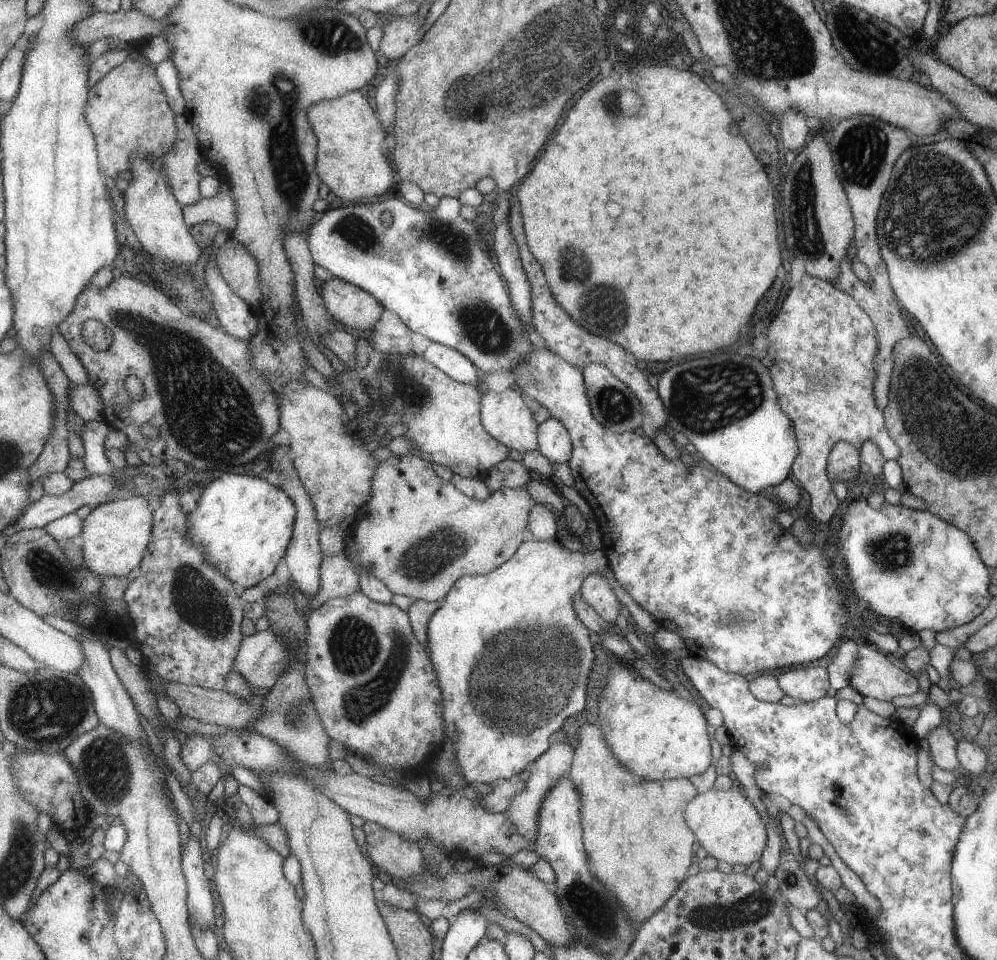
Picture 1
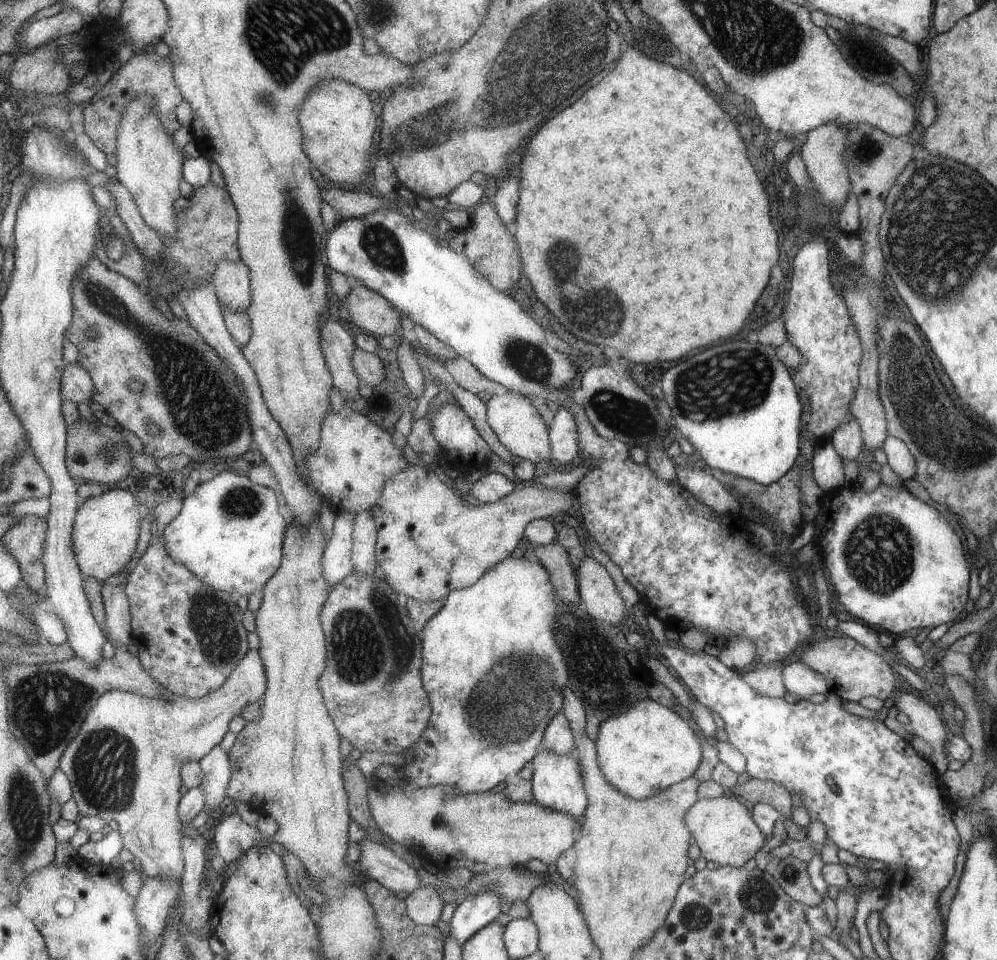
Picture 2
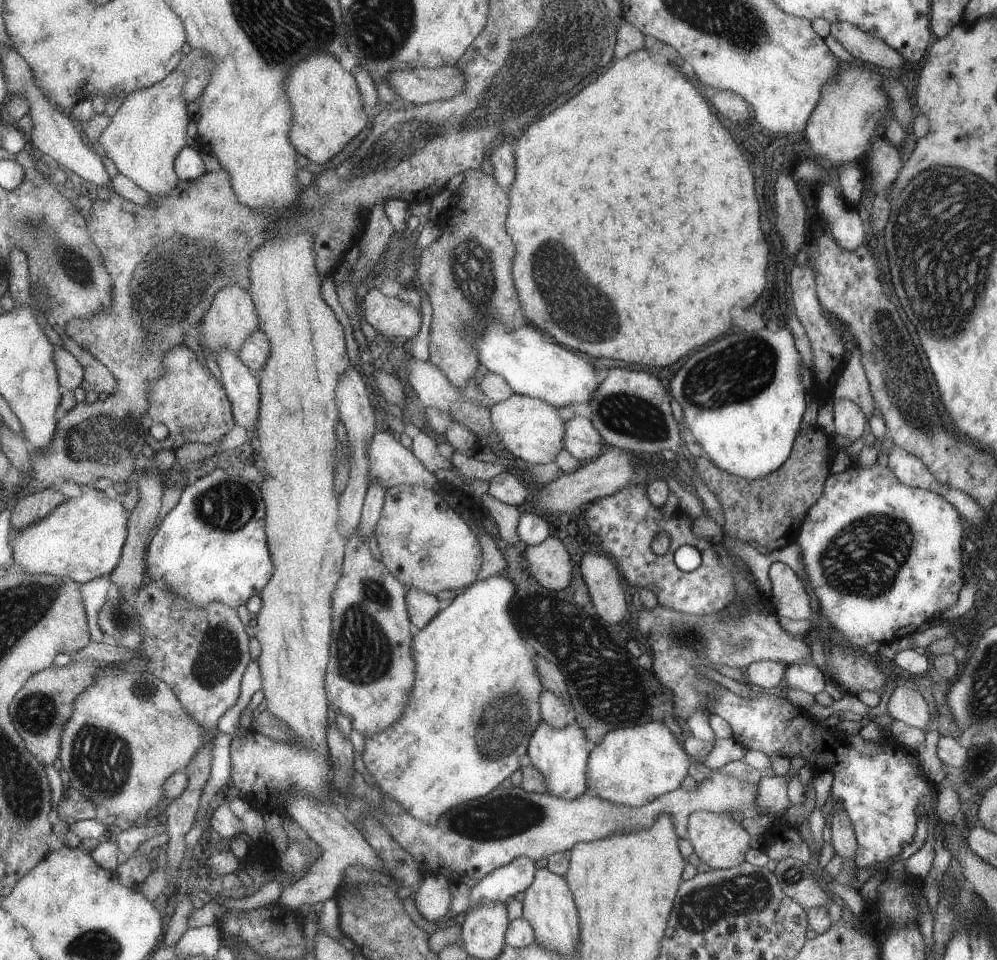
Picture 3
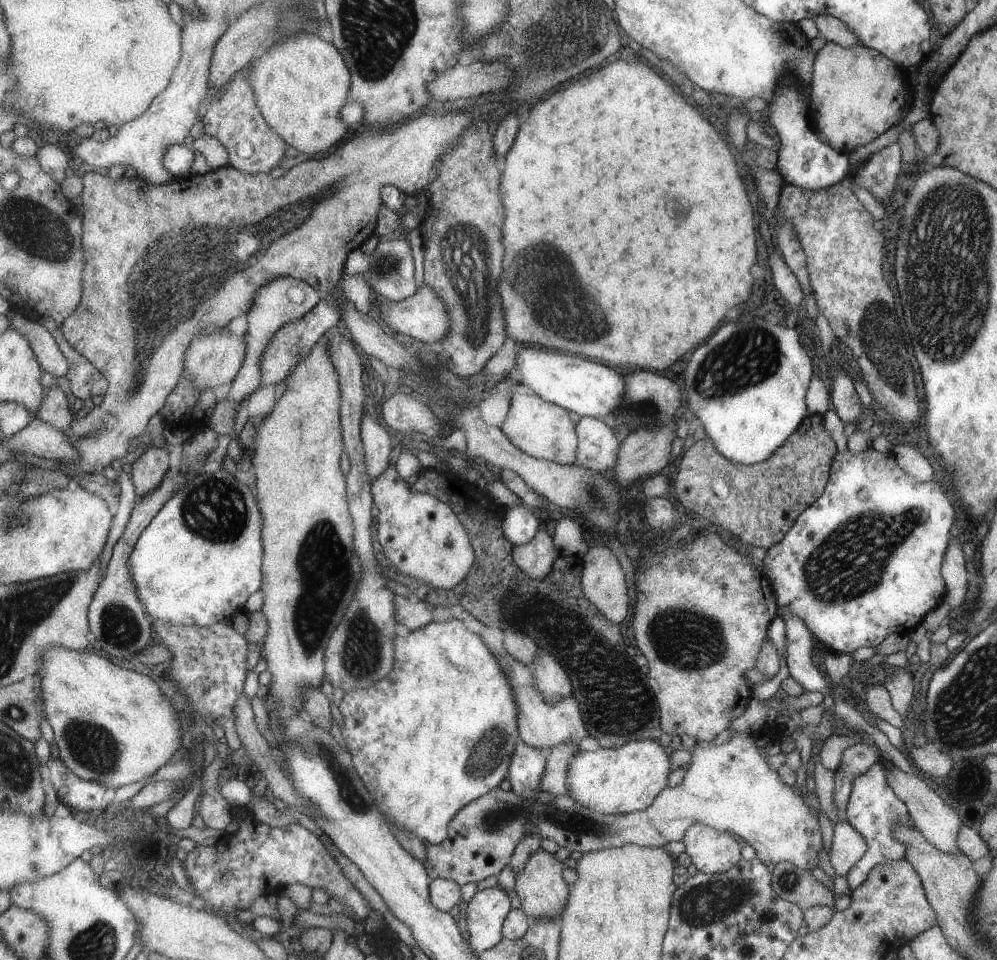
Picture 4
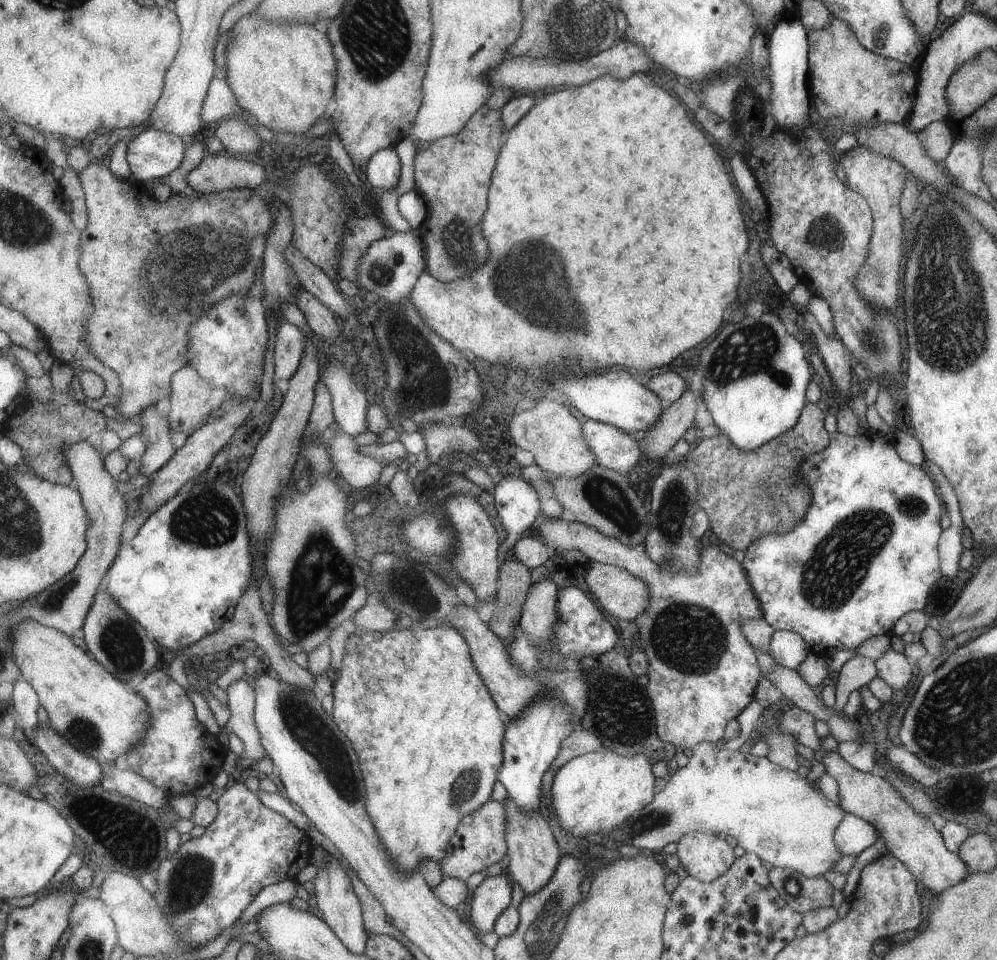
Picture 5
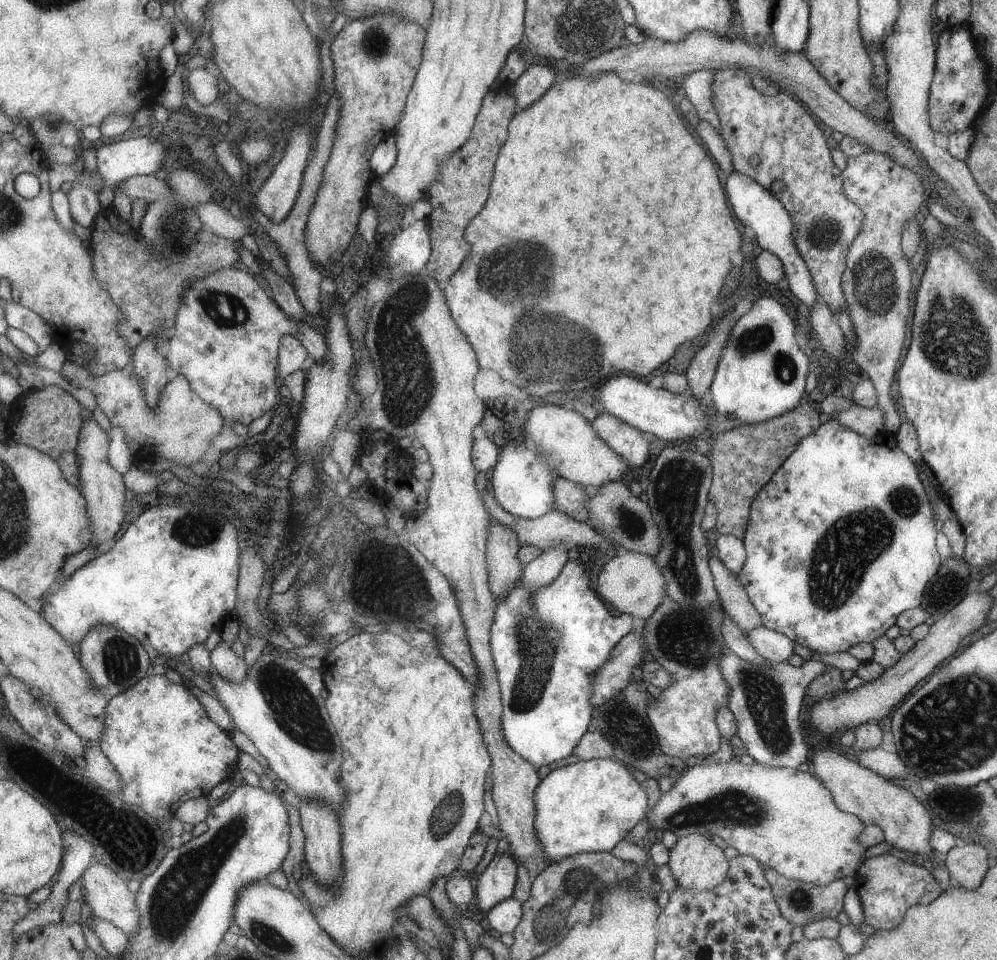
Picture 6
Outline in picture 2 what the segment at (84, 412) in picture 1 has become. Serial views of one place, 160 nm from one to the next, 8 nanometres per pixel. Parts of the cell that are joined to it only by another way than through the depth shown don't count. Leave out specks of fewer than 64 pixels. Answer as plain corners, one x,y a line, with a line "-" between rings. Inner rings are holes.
69,364
63,372
62,397
73,404
93,401
95,384
91,374
81,364

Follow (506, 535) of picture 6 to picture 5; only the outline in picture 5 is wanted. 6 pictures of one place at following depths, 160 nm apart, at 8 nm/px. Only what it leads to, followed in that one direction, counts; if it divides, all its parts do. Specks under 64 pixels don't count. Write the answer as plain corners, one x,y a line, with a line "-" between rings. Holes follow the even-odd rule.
514,556
498,567
499,588
493,602
488,628
505,643
510,641
510,628
518,624
525,593
532,583
529,569

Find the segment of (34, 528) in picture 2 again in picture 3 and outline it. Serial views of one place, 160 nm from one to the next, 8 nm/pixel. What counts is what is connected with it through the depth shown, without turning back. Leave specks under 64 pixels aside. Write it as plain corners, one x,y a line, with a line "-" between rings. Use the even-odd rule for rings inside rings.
43,487
35,493
19,498
12,512
12,528
19,530
31,526
51,514
54,508
66,500
63,492
51,487

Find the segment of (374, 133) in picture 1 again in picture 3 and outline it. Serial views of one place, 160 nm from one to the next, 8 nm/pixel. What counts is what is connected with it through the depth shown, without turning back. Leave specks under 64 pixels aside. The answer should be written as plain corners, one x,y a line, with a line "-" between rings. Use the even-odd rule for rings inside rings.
317,51
294,66
284,78
284,91
292,113
290,143
301,156
315,164
323,164
334,157
338,153
337,148
343,148
365,124
359,92
353,76
341,68
331,53

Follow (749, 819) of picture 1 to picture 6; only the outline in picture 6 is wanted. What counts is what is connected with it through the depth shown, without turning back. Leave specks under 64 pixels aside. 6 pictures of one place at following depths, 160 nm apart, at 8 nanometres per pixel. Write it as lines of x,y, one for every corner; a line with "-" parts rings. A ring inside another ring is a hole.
689,833
679,837
676,843
668,850
667,866
675,879
676,886
688,891
711,890
721,884
729,870
729,862
723,852
709,842
703,835

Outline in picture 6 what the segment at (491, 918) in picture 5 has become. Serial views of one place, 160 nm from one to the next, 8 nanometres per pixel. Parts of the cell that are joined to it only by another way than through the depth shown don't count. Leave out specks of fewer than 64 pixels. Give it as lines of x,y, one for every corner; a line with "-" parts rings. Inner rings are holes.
495,853
478,874
475,884
477,906
484,914
501,899
511,897
515,884
515,860
507,854

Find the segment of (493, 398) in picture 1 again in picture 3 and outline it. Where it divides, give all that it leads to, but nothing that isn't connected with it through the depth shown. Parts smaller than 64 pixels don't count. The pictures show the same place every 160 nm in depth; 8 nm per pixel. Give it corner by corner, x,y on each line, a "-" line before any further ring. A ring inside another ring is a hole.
513,393
504,401
494,403
490,410
490,421
492,422
492,431
496,432
505,451
509,451
513,458
521,458
530,465
540,465
553,461
555,454
561,450
561,436
564,436
563,424
559,422
559,414
554,406
549,406
547,401
539,397
530,397
527,395
518,395

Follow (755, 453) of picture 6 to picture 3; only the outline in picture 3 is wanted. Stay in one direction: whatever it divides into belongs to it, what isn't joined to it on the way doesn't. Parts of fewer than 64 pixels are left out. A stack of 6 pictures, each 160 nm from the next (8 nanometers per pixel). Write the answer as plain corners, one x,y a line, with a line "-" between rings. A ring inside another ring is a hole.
812,426
795,435
786,462
761,478
749,480
732,475
704,456
695,457
695,467
692,469
718,499
726,524
737,526
737,532
733,530
725,536
774,551
794,542
806,512
823,496
830,474
829,456
827,435
-
743,528
747,528
747,532

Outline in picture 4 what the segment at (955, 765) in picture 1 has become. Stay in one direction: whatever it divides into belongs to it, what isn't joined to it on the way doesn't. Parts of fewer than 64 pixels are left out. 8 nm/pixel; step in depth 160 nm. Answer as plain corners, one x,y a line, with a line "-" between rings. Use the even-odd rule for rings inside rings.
893,667
886,672
883,686
889,693
892,707
901,718
905,715
911,696
913,696
912,669

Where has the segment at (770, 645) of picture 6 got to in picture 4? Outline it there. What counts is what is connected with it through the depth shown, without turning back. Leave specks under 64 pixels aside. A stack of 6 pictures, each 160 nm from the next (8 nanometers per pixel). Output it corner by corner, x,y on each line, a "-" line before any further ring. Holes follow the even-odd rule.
784,613
779,617
782,618
785,626
783,656
789,677
798,682
805,691
830,694
833,698
833,689
829,685
829,680
822,668
815,666
812,661
812,634
794,615

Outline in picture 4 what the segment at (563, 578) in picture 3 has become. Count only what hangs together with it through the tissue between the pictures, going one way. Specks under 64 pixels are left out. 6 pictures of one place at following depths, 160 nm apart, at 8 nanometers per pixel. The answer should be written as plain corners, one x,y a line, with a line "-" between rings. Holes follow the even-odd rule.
537,531
526,543
522,545
514,545
512,548
512,557
514,563
531,578
540,579
543,574
547,574
552,570
552,560
557,557
552,537
544,531

